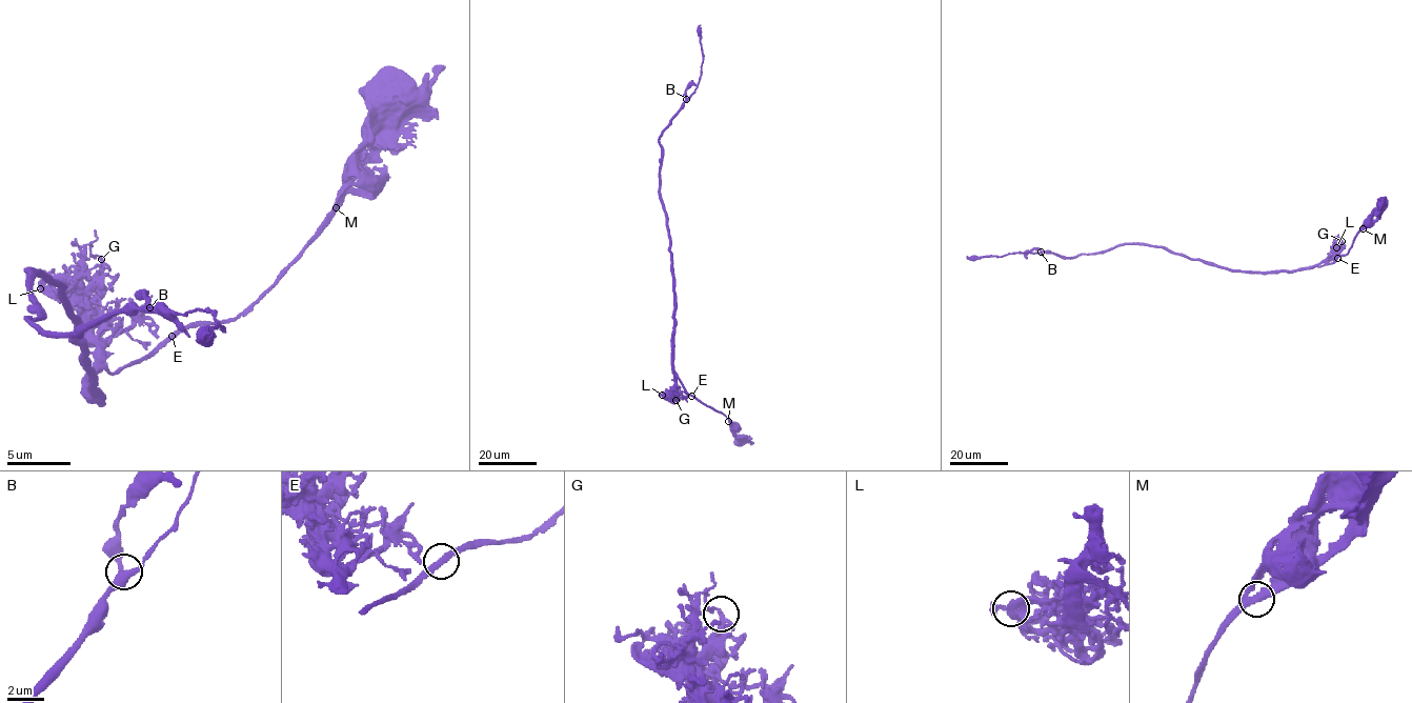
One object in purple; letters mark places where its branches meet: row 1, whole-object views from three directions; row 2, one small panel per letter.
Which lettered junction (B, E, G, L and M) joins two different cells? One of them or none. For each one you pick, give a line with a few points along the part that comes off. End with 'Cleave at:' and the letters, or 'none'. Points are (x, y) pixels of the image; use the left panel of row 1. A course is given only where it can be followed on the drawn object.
Cleave at: none

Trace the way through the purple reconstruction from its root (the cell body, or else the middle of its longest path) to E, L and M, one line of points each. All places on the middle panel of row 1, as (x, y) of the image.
E: (742, 439), (734, 435), (724, 414), (691, 396)
L: (742, 439), (734, 435), (724, 414), (691, 396), (662, 395)
M: (742, 439), (734, 435), (728, 421)

